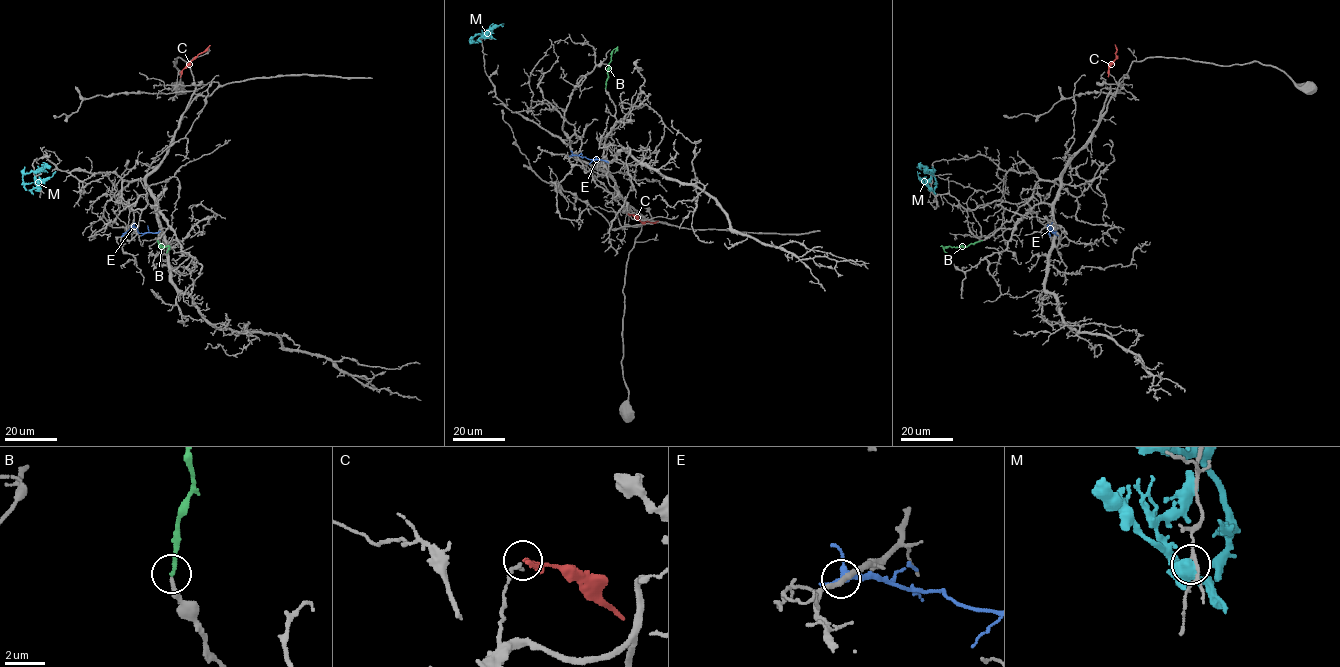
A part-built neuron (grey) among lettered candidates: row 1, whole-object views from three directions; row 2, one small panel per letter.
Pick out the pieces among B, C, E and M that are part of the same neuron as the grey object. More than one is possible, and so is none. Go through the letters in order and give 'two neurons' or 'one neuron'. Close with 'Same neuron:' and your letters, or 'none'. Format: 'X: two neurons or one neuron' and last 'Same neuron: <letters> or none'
B: one neuron
C: two neurons
E: two neurons
M: two neurons
Same neuron: B

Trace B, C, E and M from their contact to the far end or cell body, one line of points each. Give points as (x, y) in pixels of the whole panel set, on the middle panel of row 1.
B: (605, 88), (611, 52), (616, 48), (614, 53)
C: (627, 213), (641, 222), (658, 221)
E: (572, 155), (608, 162)
M: (487, 37), (482, 35), (472, 42), (471, 39), (498, 26)

